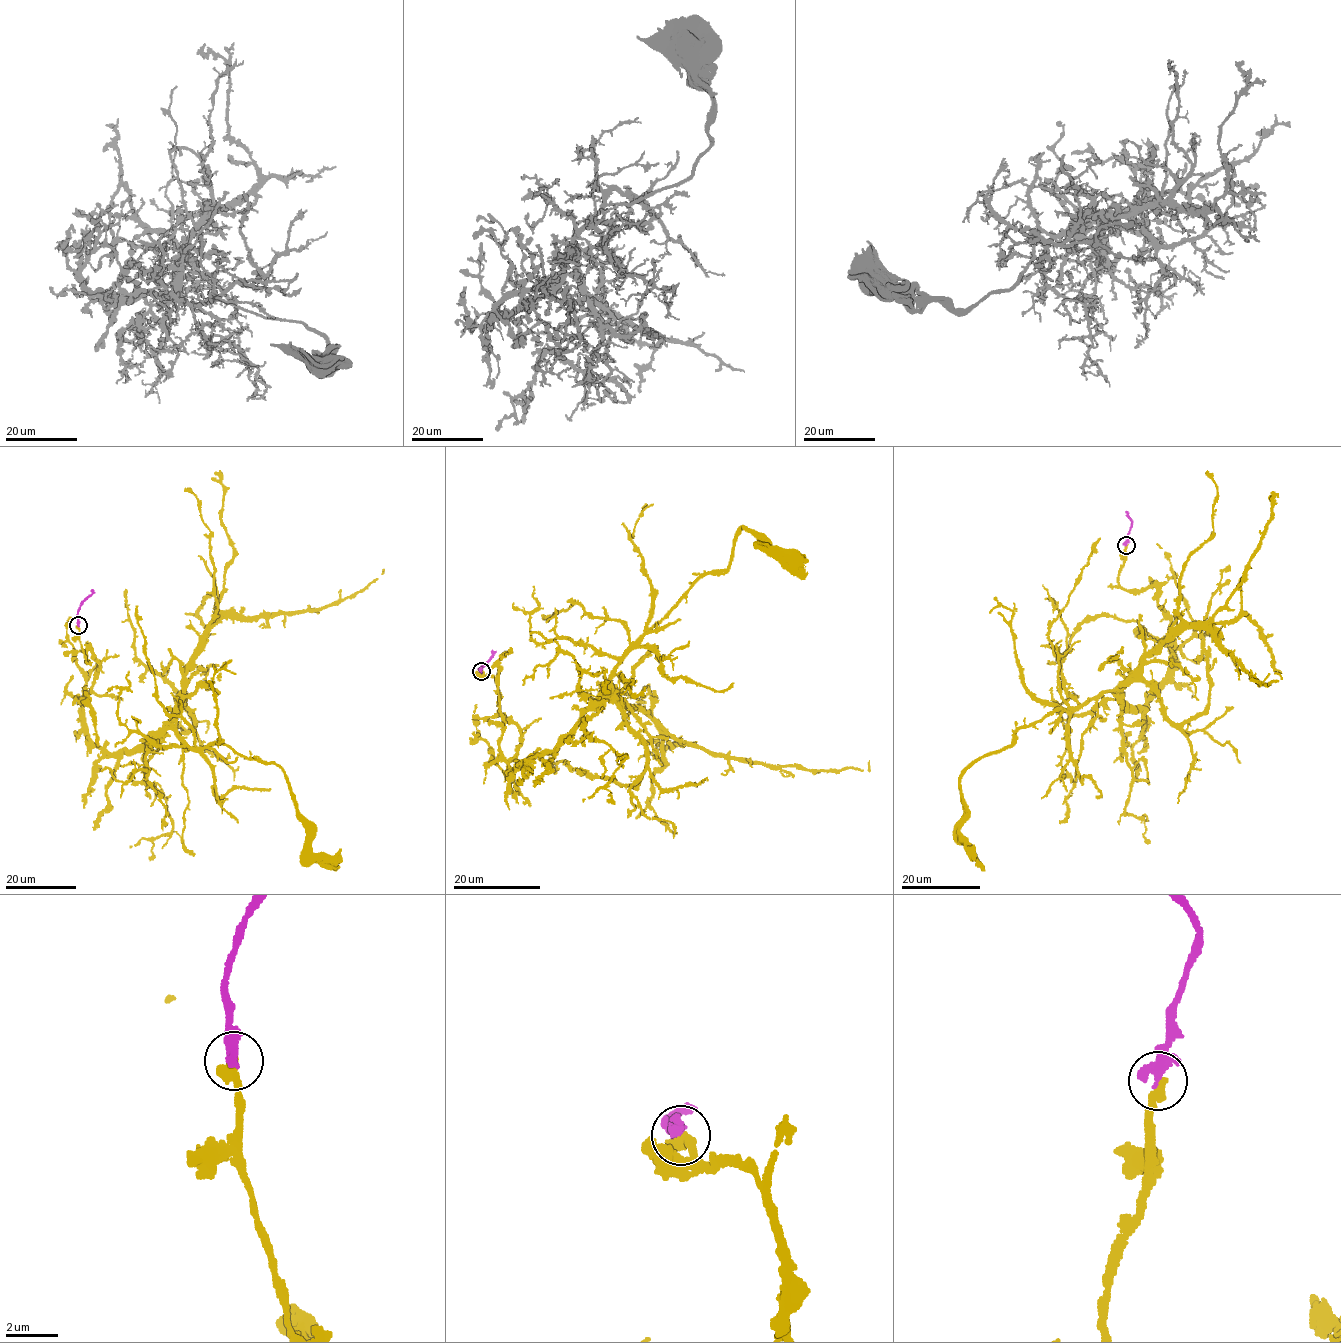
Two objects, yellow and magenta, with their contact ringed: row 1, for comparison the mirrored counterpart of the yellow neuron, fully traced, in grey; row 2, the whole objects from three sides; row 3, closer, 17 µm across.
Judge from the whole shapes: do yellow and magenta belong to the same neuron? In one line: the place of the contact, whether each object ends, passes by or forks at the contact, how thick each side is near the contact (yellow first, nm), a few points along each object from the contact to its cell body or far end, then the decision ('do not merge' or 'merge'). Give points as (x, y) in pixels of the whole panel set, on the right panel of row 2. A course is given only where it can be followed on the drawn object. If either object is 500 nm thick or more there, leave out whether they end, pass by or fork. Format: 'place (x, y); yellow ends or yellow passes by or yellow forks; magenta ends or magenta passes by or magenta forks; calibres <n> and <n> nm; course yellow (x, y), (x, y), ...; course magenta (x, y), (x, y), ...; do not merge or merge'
place (1126, 545); yellow ends; magenta ends; calibres 400 and 440 nm; course yellow (1126, 545), (1171, 669), (1123, 700), (1191, 627), (1274, 673); course magenta (1126, 545), (1132, 523), (1125, 511); merge

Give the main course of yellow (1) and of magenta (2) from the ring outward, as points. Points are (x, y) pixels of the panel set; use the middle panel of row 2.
1: (482, 671), (519, 728), (511, 772), (604, 697), (750, 763), (868, 770), (869, 760)
2: (482, 671), (479, 668), (493, 654), (492, 650)

